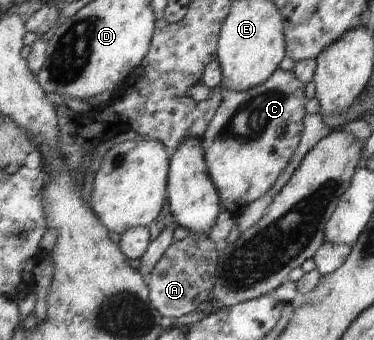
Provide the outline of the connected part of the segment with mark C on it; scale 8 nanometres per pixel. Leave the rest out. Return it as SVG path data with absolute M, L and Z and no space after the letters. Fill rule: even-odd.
M276 68L270 77L260 85L255 85L244 91L232 91L220 83L216 87L221 100L200 137L206 171L215 187L221 207L234 217L240 215L243 209L254 199L262 197L280 175L288 163L299 142L305 103L304 84L298 81L288 70Z

